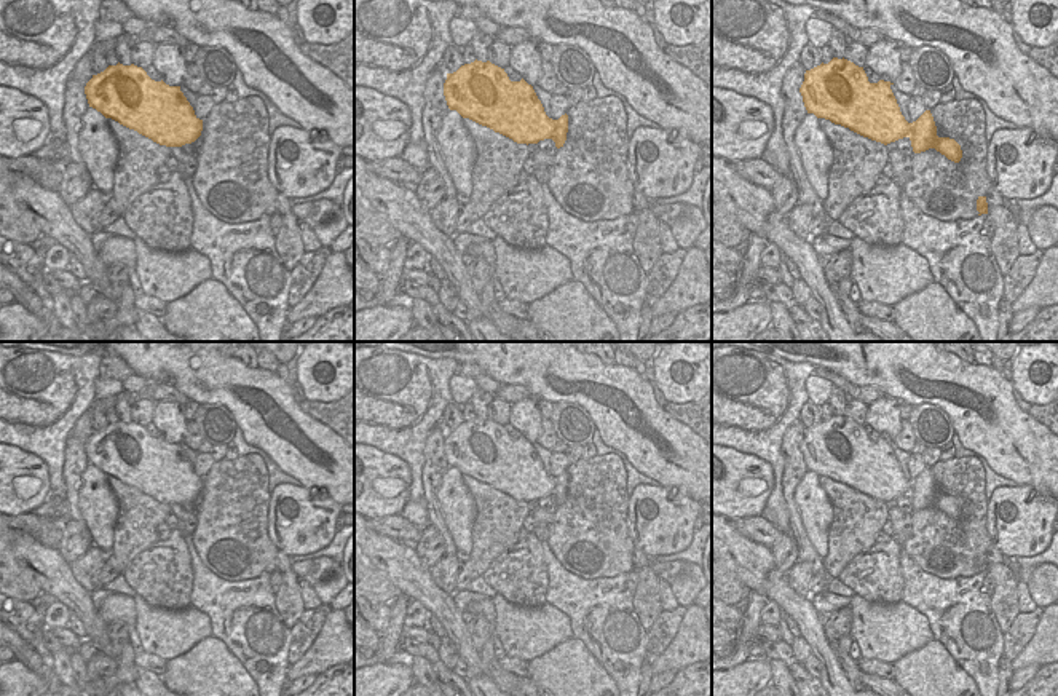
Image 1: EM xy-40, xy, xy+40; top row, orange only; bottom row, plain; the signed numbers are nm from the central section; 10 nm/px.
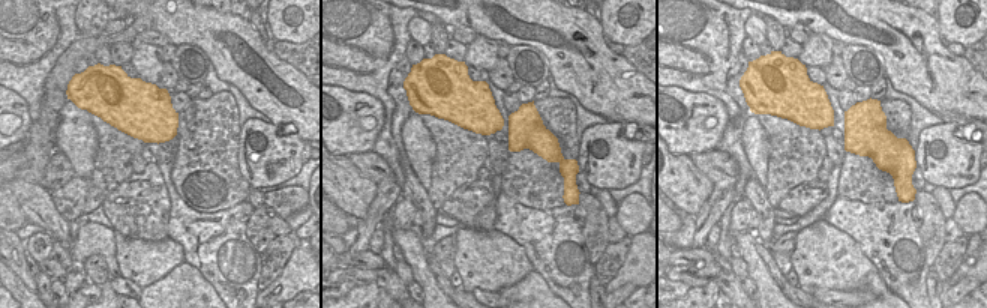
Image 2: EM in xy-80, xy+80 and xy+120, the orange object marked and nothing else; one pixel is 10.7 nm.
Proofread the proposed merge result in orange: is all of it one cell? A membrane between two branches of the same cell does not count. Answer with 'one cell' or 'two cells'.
one cell

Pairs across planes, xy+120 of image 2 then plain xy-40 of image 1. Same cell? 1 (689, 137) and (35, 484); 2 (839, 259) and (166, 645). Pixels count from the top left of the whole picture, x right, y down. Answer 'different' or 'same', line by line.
1: same
2: same

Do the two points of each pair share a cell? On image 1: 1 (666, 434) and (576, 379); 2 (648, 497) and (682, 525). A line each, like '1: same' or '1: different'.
1: same
2: same

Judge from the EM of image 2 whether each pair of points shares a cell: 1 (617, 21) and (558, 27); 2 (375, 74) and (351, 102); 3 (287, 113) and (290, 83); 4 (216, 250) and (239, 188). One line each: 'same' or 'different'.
1: different
2: different
3: same
4: different

